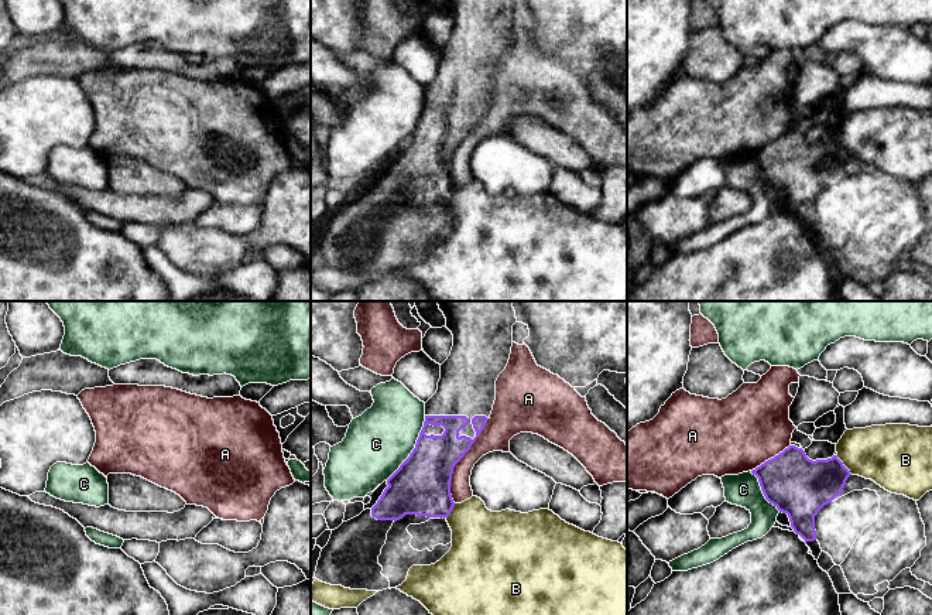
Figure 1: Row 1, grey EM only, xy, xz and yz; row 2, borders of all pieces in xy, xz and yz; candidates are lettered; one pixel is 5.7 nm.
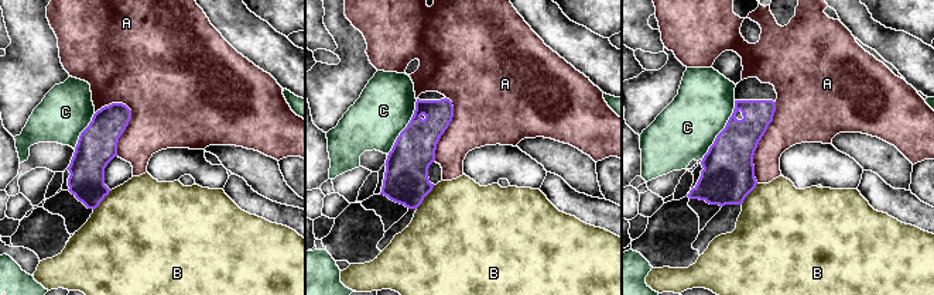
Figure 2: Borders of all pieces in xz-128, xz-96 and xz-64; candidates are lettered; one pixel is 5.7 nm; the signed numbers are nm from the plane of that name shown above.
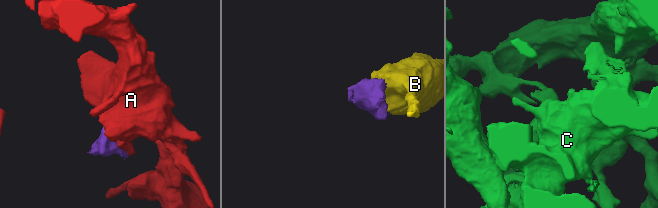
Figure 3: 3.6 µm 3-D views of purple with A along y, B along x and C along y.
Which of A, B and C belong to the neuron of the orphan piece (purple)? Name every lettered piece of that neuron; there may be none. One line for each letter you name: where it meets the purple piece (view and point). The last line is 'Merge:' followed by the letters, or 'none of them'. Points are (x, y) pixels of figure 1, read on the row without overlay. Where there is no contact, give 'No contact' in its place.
Merge: none of them

